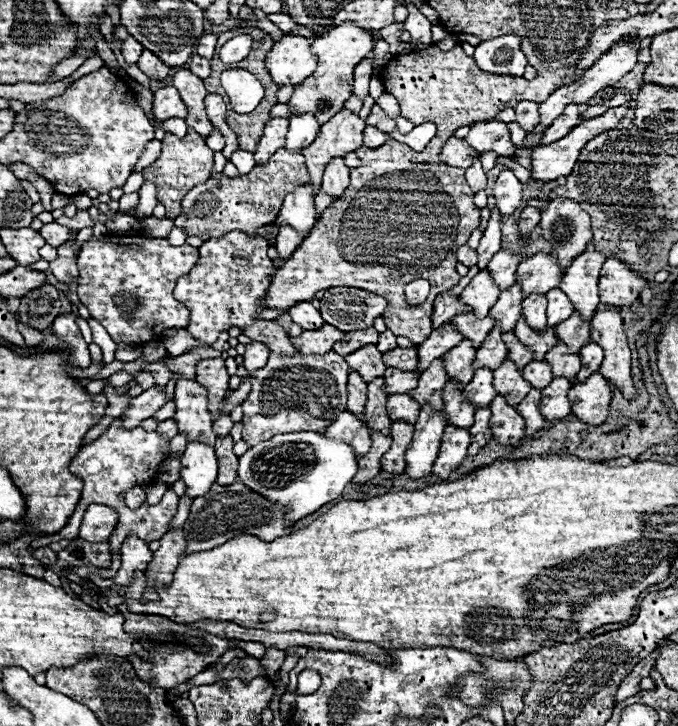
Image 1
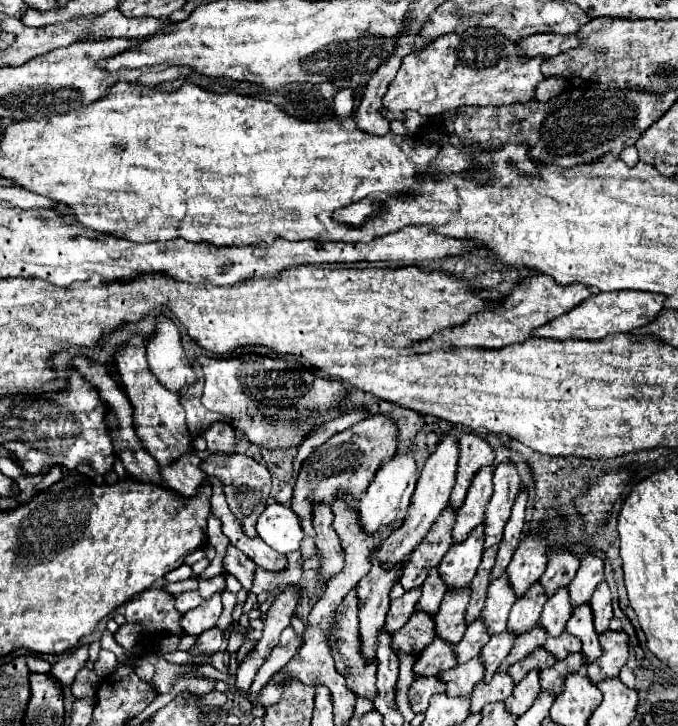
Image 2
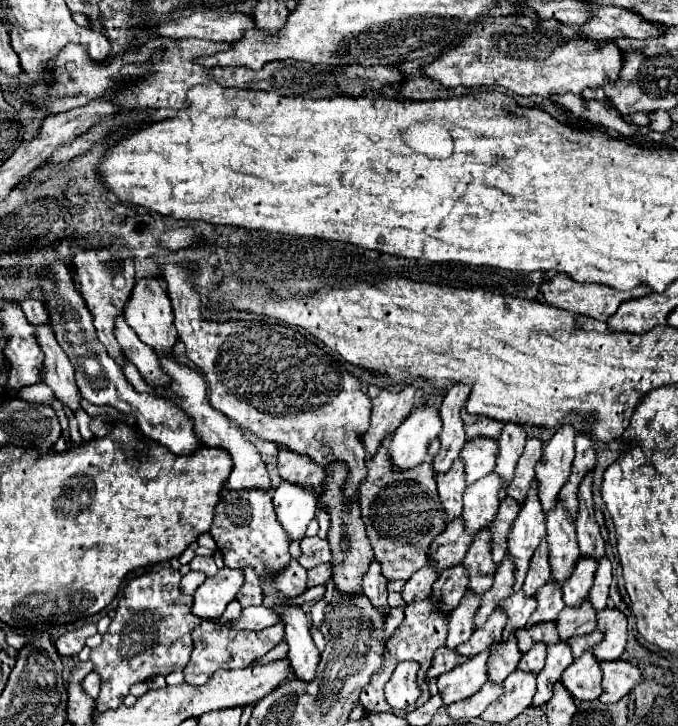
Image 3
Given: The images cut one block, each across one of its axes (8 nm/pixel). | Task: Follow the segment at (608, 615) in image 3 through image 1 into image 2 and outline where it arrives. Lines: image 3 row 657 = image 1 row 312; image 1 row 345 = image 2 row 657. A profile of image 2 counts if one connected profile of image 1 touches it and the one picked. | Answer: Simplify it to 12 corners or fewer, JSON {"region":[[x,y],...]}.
{"region":[[624,630],[600,634],[602,656],[586,664],[596,684],[616,678],[628,660]]}

